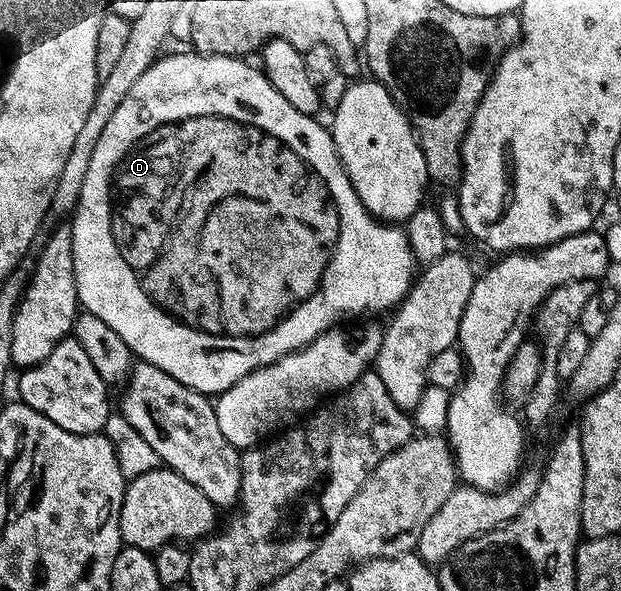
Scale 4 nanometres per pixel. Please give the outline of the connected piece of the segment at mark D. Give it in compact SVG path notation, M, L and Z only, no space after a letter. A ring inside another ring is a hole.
M195 51L187 52L172 53L169 55L168 61L166 59L167 56L161 55L157 57L155 63L140 76L138 83L134 83L134 87L130 87L129 93L126 94L126 99L122 99L122 104L118 107L118 111L114 111L114 115L110 118L110 123L106 123L106 127L102 130L102 135L98 138L98 144L94 147L94 155L90 155L90 167L86 170L86 179L88 181L82 183L80 203L76 205L75 214L70 221L72 238L74 239L74 275L76 276L76 295L79 304L87 312L98 315L98 319L105 321L113 331L118 331L118 335L122 335L126 347L130 347L139 360L166 371L166 375L174 375L174 379L183 381L186 387L198 389L205 395L219 395L225 393L230 387L234 387L243 377L250 375L255 369L261 369L264 365L269 365L278 359L282 359L287 353L292 353L296 349L302 349L304 346L309 345L313 337L322 335L329 327L335 326L339 322L336 320L343 313L386 312L385 314L387 314L389 311L395 310L414 284L414 278L418 273L418 262L416 254L413 253L408 242L407 232L399 224L388 223L388 233L364 233L364 225L374 224L377 218L368 213L366 207L360 204L358 195L342 167L342 159L338 155L331 132L325 126L323 129L316 122L316 119L311 120L309 116L299 116L300 114L297 110L294 107L290 107L290 103L286 103L286 99L282 99L282 95L278 95L278 91L274 91L274 87L267 81L263 72L257 66L255 69L254 66L247 65L249 63L247 60L238 57L206 55ZM332 261L336 265L341 265L344 268L344 273L332 273L329 277L324 277L324 272L331 267Z

